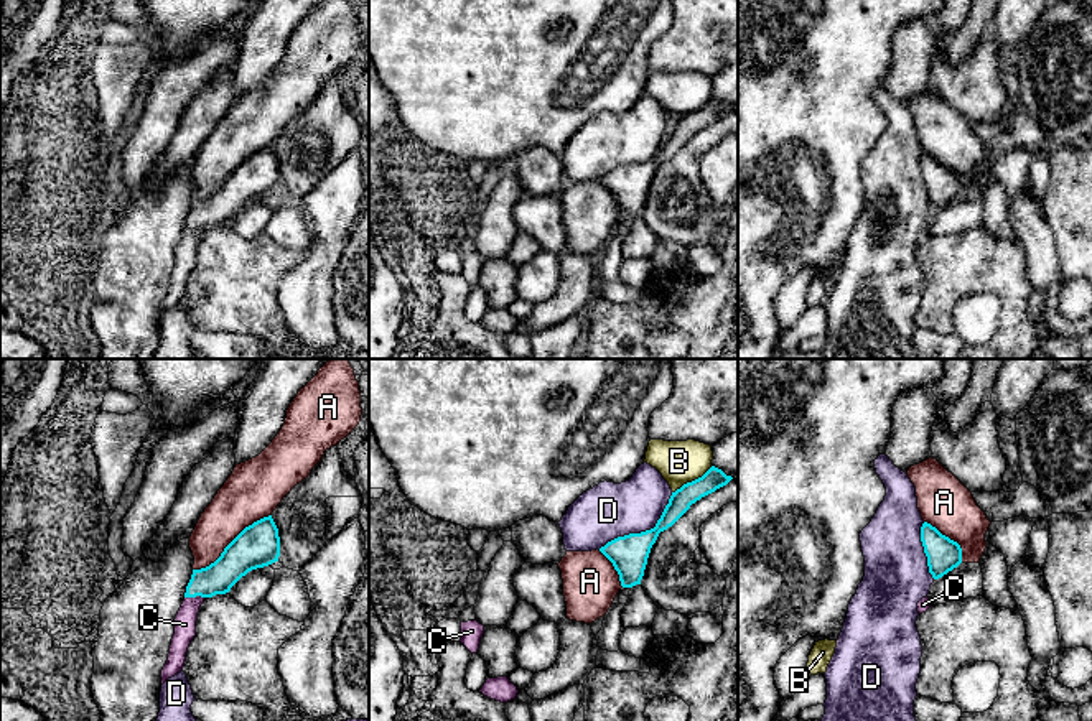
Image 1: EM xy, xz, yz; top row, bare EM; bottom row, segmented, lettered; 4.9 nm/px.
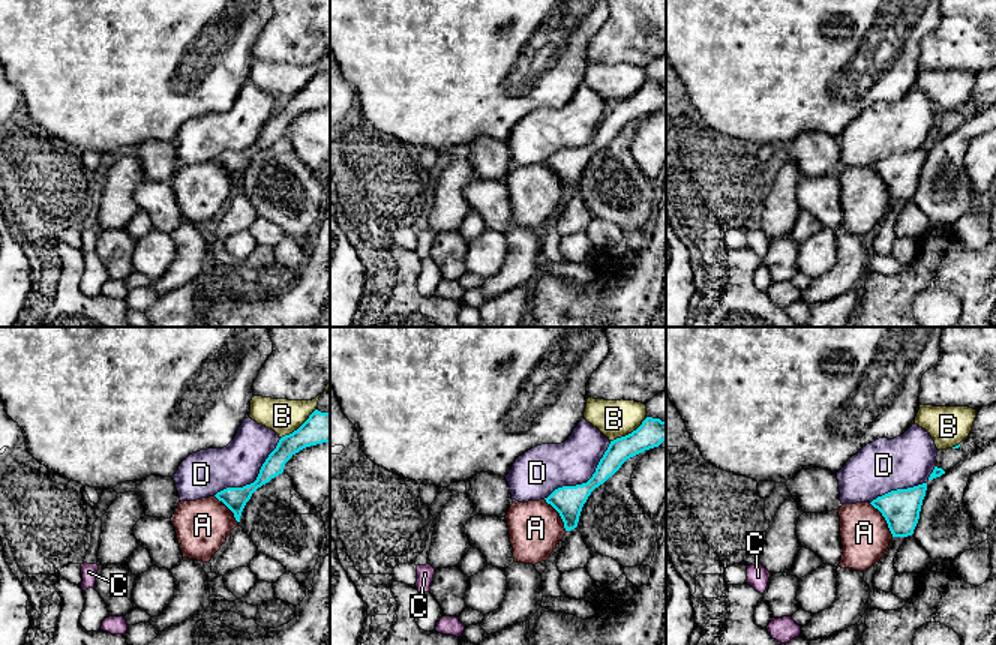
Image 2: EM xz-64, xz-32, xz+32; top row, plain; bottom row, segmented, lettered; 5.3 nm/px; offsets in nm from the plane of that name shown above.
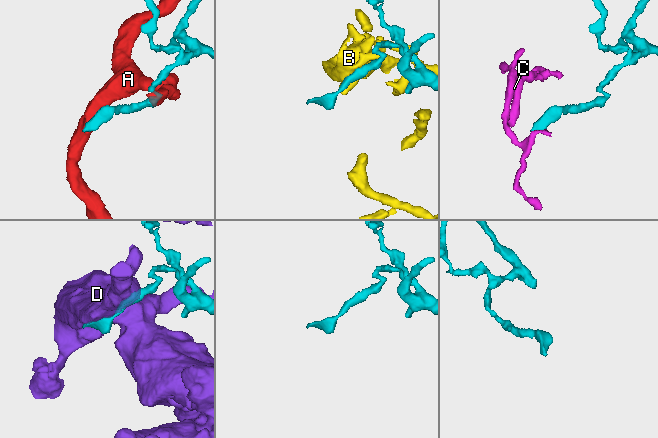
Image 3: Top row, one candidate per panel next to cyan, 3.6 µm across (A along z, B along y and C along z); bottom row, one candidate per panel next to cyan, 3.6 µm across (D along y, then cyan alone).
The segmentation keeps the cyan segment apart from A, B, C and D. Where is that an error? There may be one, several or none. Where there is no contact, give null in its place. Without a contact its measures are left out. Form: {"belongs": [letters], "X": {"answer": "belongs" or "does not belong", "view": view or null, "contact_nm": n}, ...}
{"belongs": ["C"], "A": {"answer": "does not belong", "view": "xy", "contact_nm": 480}, "B": {"answer": "does not belong", "view": "xz", "contact_nm": 240}, "C": {"answer": "belongs", "view": "xy", "contact_nm": 100}, "D": {"answer": "does not belong", "view": "xz", "contact_nm": 460}}

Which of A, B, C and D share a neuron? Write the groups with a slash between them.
A / B / C / D

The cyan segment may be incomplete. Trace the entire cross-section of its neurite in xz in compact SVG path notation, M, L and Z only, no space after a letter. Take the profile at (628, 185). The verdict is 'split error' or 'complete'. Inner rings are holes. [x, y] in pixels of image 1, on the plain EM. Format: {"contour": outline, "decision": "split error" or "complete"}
{"contour": "M712 97L702 109L672 123L656 158L608 173L600 183L613 194L623 219L641 216L652 176L660 163L672 158L692 135L726 117L733 109Z", "decision": "complete"}

